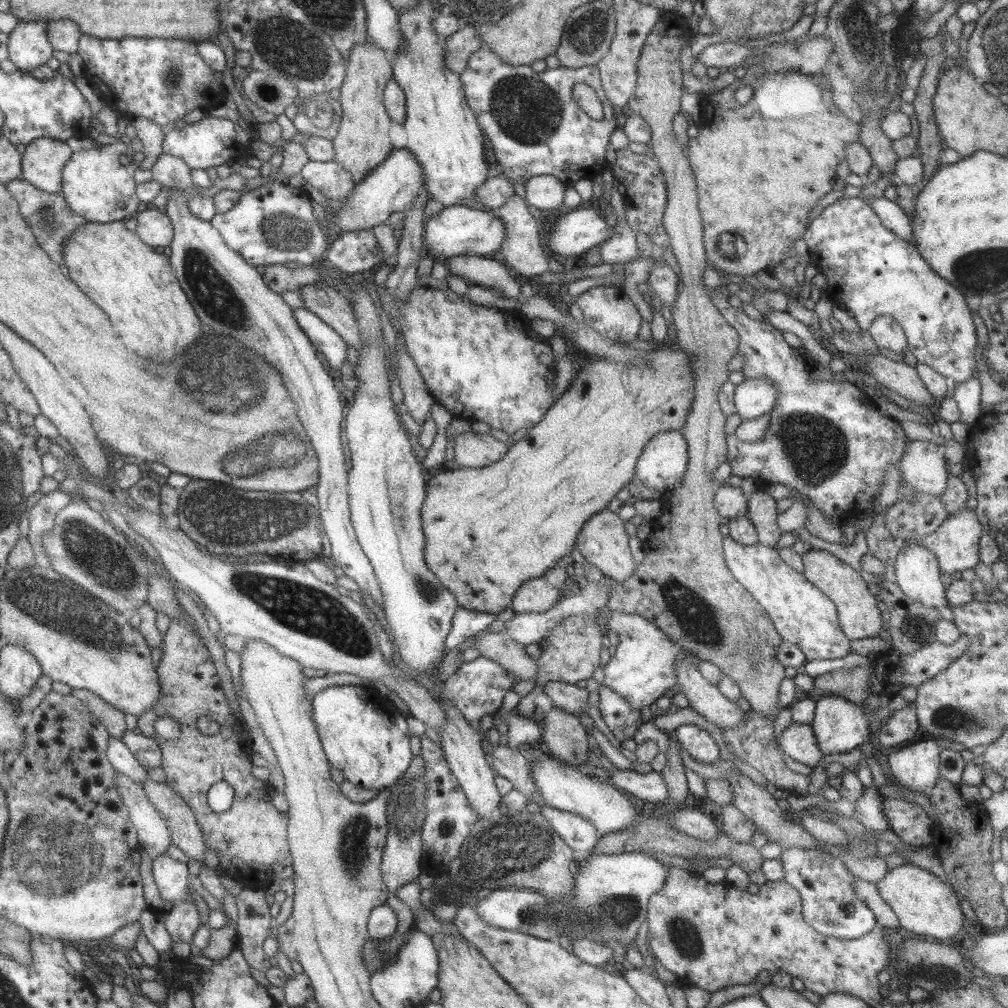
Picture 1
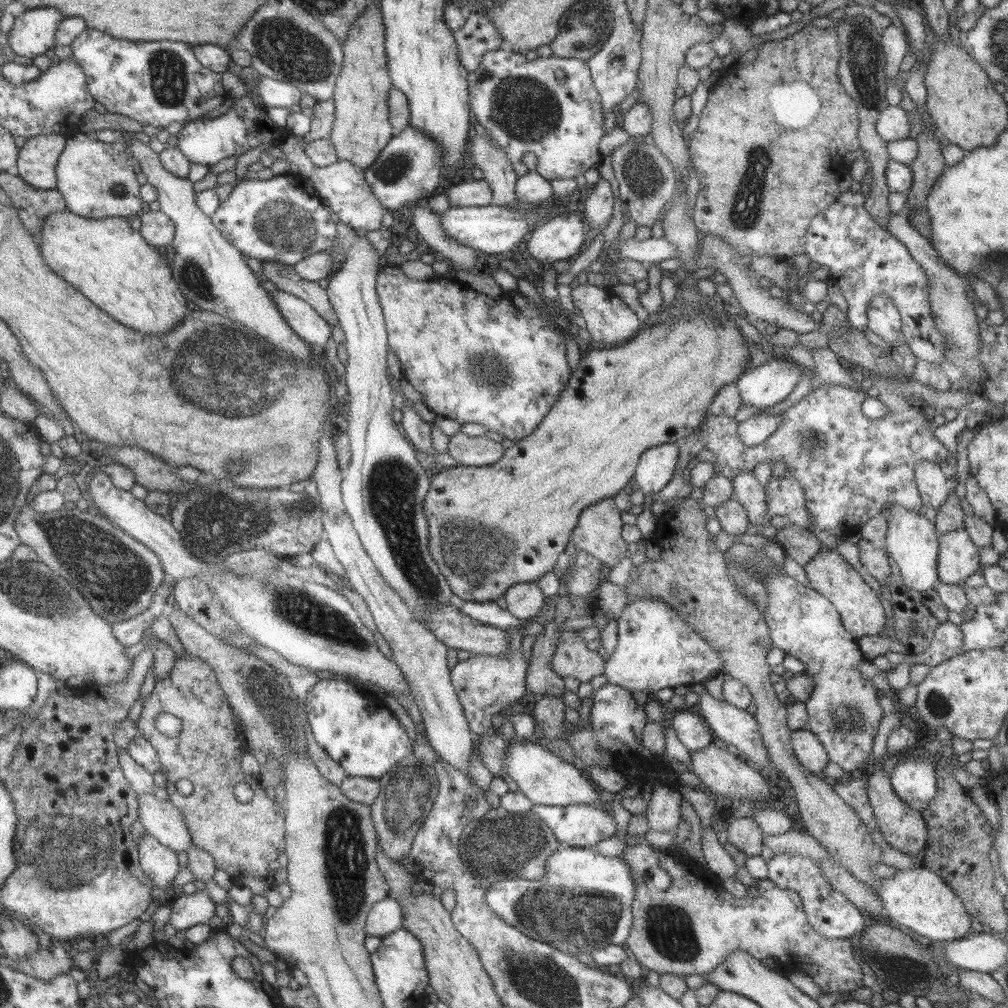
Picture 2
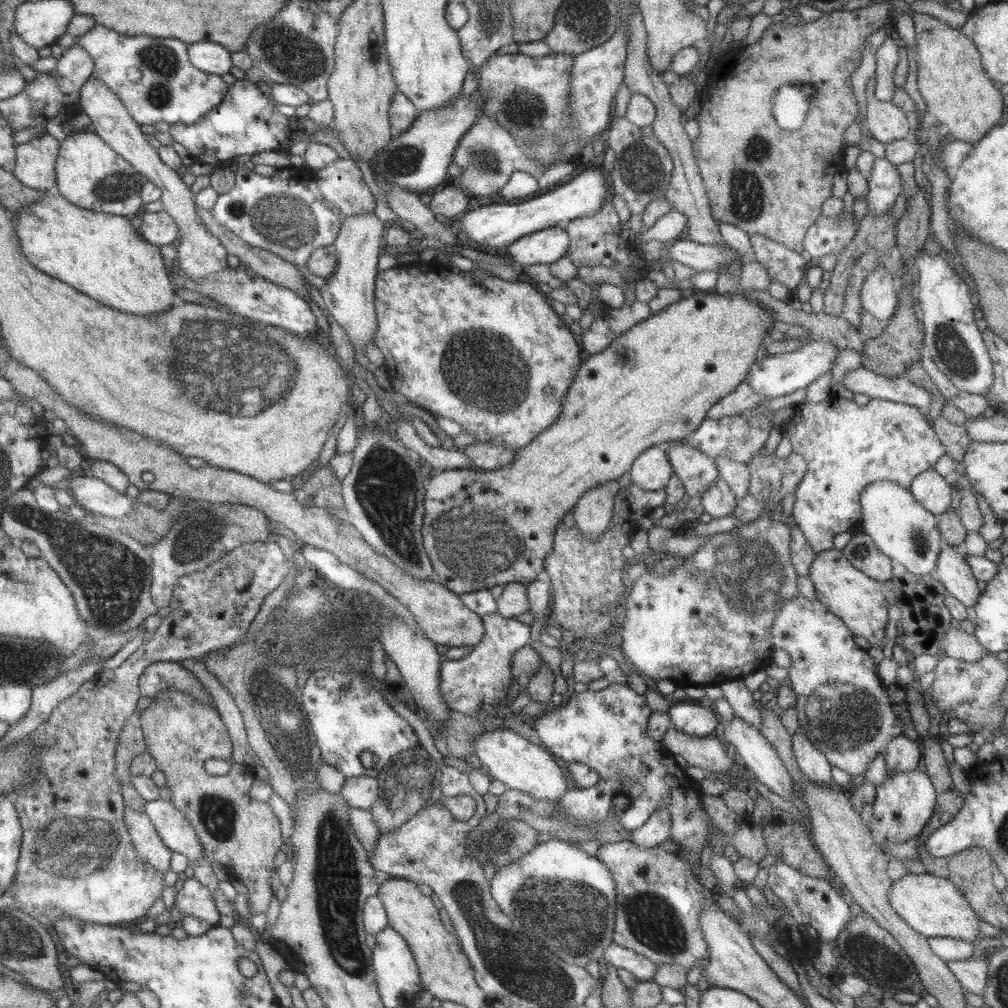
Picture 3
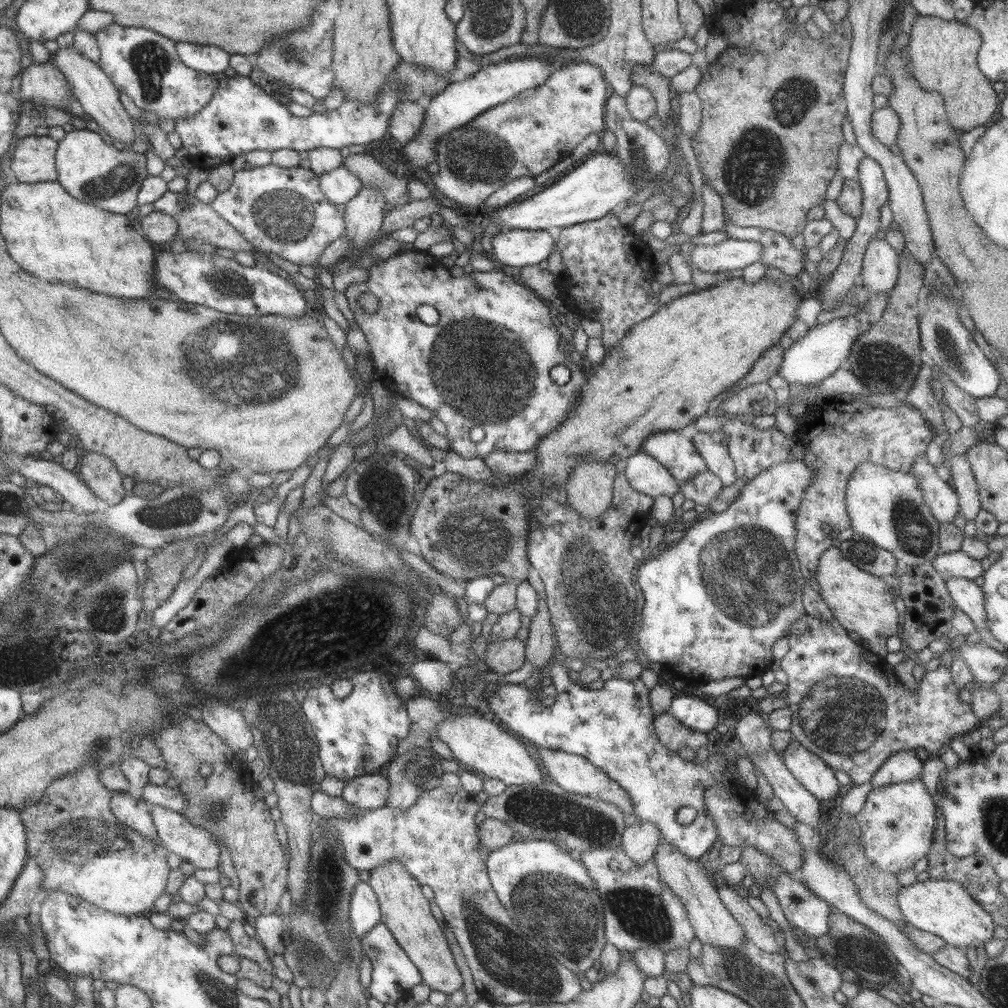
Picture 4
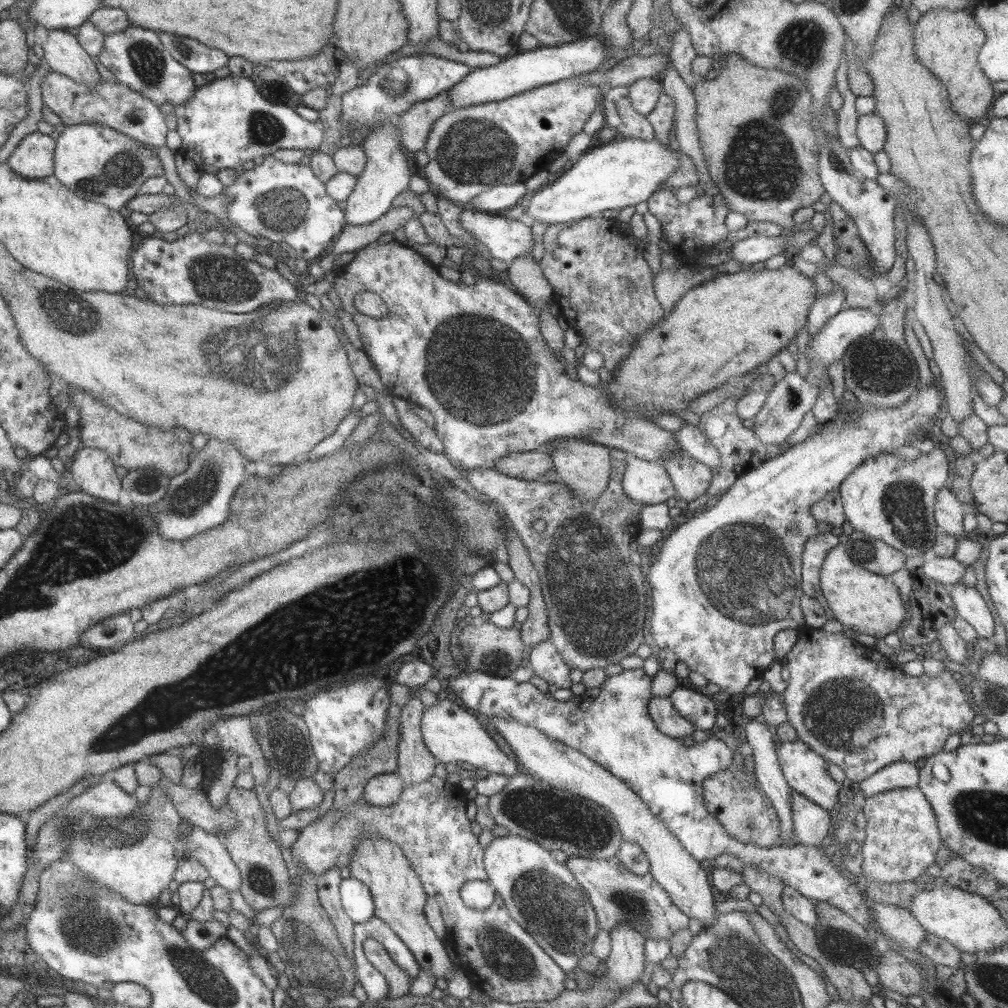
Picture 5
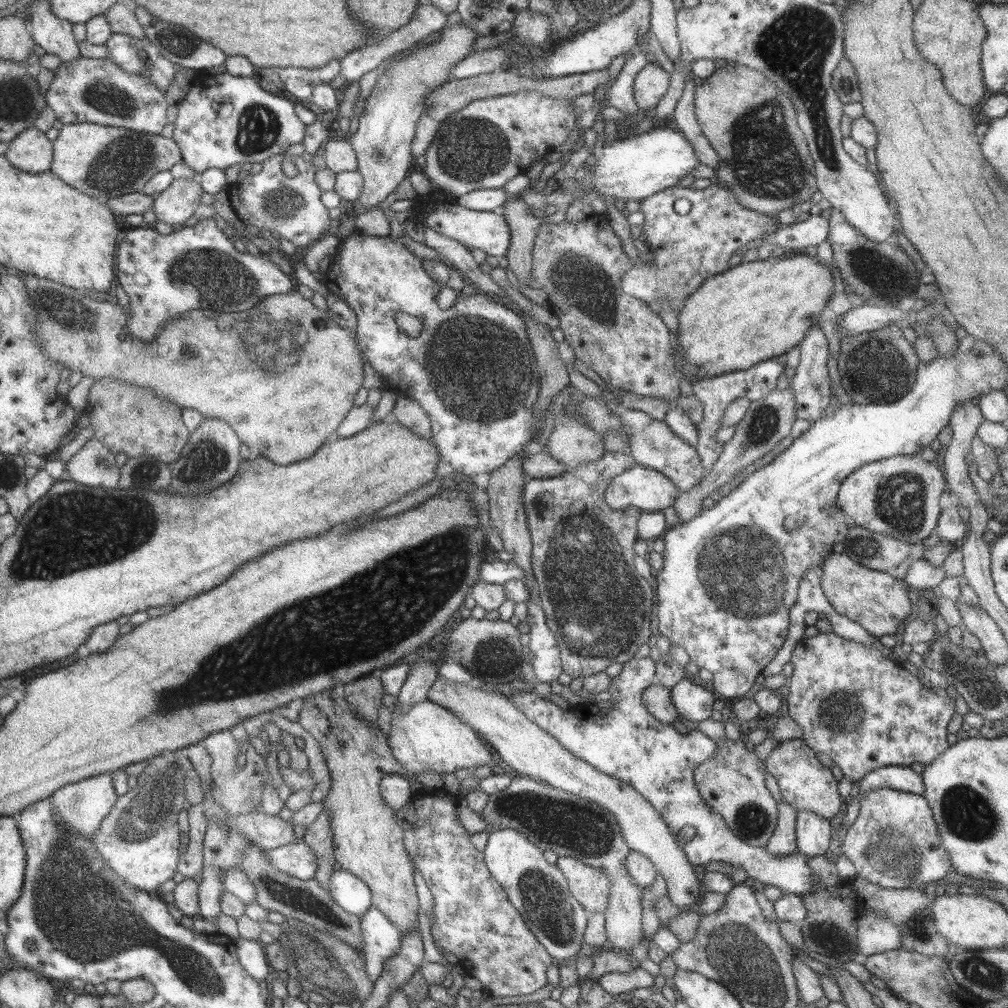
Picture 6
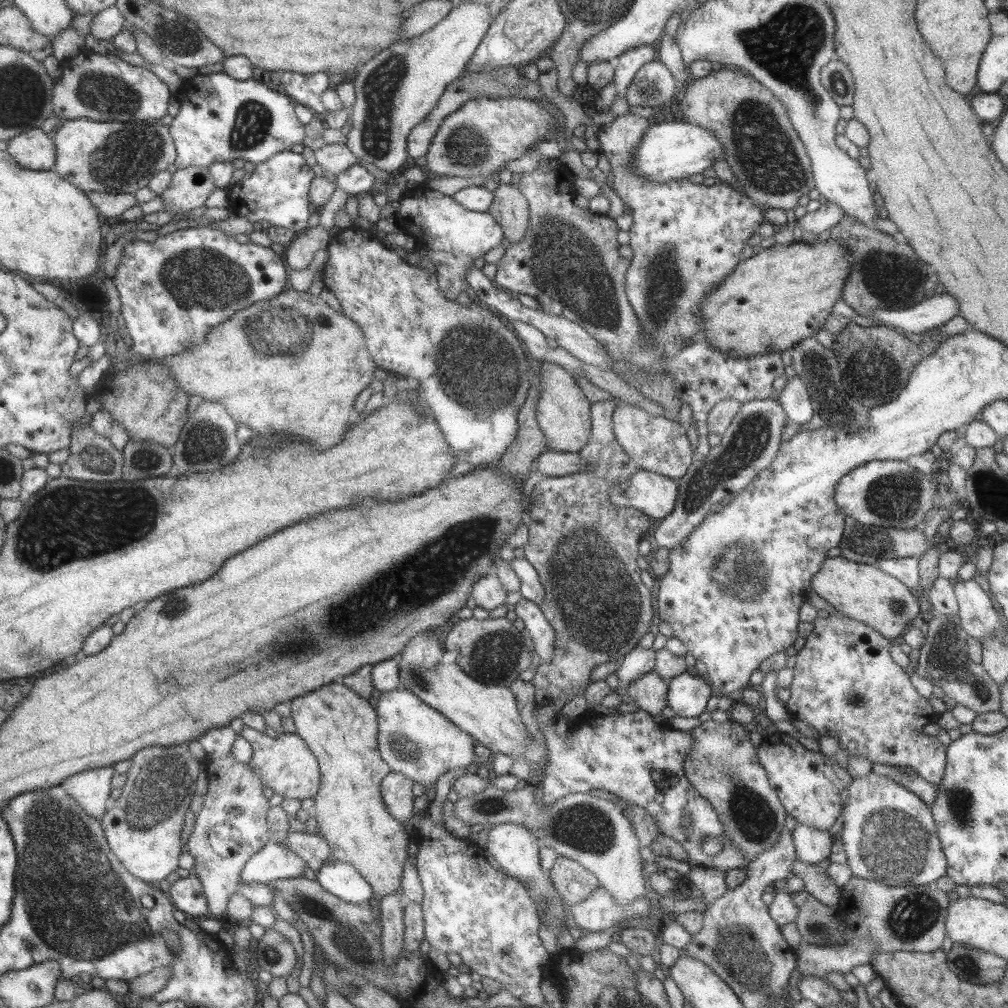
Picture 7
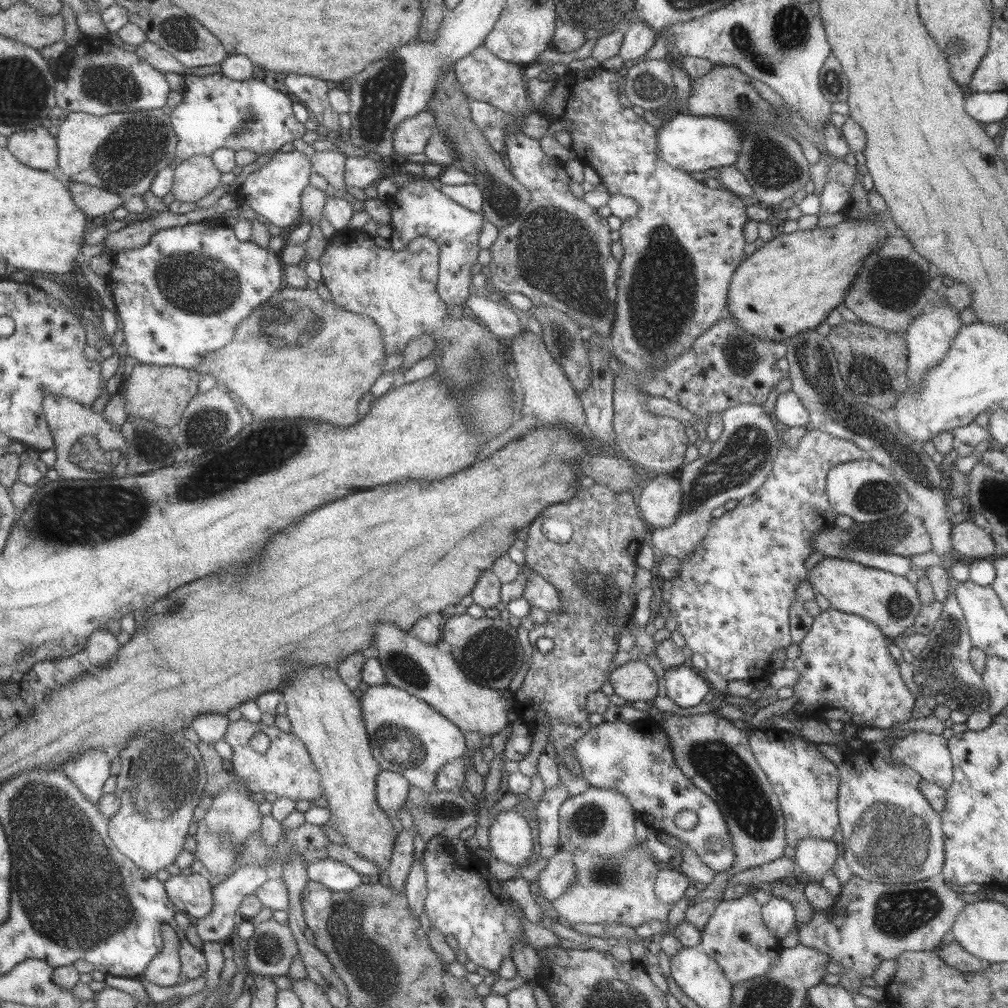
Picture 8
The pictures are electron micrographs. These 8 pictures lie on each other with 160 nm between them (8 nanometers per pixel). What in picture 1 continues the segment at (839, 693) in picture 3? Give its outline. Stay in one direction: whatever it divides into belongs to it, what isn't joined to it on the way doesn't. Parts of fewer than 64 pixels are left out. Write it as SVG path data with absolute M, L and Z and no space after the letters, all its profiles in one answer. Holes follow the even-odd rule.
M727 536L722 538L722 551L735 580L765 609L781 640L800 648L805 662L833 660L850 653L851 640L841 632L831 599L785 564L777 550L759 542L745 546ZM835 694L815 697L815 701L813 720L810 726L822 755L849 753L869 740L869 736L867 736L869 716L860 704Z

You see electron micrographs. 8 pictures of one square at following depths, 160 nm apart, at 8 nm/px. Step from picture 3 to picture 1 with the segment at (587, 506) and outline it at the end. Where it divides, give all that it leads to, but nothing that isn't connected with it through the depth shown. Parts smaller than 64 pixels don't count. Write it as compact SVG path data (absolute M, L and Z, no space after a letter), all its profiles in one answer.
M605 508L590 516L577 533L574 549L581 553L586 562L598 568L604 576L611 577L616 582L624 581L634 571L633 557L627 546L627 534L624 530L624 521L617 513Z

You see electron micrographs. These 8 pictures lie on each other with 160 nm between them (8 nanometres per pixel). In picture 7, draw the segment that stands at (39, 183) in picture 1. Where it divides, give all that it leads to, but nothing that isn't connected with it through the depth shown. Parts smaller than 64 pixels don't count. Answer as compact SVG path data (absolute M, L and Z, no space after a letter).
M30 128L7 142L6 151L23 168L34 171L51 170L55 166L56 150L53 139L41 128Z

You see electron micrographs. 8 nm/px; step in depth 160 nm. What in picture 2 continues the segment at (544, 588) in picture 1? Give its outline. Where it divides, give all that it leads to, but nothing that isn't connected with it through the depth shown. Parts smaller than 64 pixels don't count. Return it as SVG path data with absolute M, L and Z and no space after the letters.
M535 582L512 584L502 596L507 612L524 621L530 621L539 612L545 597Z

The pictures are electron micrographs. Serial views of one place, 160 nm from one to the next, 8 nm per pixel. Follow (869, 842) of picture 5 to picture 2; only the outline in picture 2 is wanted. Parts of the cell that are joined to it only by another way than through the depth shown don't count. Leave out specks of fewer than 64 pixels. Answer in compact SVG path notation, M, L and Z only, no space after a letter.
M918 757L898 762L889 774L891 789L903 805L921 813L935 797L937 757Z

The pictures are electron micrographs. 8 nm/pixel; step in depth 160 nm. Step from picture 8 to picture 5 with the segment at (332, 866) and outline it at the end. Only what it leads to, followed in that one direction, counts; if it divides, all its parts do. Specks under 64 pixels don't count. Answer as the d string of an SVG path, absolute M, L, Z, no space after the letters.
M343 878L338 886L344 913L354 922L362 923L374 915L374 904L369 889L355 878Z

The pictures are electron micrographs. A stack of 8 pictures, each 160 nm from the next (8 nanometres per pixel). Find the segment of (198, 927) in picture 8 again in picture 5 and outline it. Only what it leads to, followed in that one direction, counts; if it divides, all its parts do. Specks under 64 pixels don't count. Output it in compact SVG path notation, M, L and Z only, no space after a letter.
M432 775L430 778L423 780L423 782L417 782L417 784L409 784L407 788L401 792L399 796L399 801L395 802L395 804L387 806L387 807L377 807L372 806L361 799L351 807L347 807L345 811L333 811L330 809L325 813L325 815L321 816L310 816L308 819L308 825L304 826L302 829L298 831L298 835L295 841L290 845L290 853L292 860L297 865L297 872L300 873L311 873L313 876L319 876L323 872L329 870L329 868L343 868L347 866L347 862L349 862L349 858L351 858L352 850L356 845L356 842L360 839L360 836L363 833L375 833L380 837L386 838L387 840L393 841L395 844L398 844L401 847L401 850L404 852L403 856L411 869L415 872L415 875L418 877L419 882L421 883L422 889L424 890L426 896L429 896L436 900L439 908L440 915L442 916L442 920L444 921L444 927L446 928L445 936L449 939L449 942L453 945L453 950L459 954L459 967L462 970L463 974L468 978L471 982L472 986L477 988L483 994L486 994L491 999L496 1000L497 1002L506 1003L506 1004L516 1004L516 1003L525 1003L525 1002L545 1002L555 998L562 990L563 990L563 979L568 975L561 968L559 968L554 962L553 959L531 938L531 935L524 929L519 926L519 923L515 922L508 913L506 906L504 905L504 900L499 896L495 895L493 902L483 911L476 911L468 906L465 906L465 903L461 900L459 889L461 885L467 880L481 880L488 881L486 873L484 872L483 865L483 856L484 856L484 848L481 848L481 845L477 843L477 837L473 835L471 831L471 826L469 825L470 821L465 817L466 813L466 792L463 791L459 784L451 784L451 782L447 782L445 778L436 777Z

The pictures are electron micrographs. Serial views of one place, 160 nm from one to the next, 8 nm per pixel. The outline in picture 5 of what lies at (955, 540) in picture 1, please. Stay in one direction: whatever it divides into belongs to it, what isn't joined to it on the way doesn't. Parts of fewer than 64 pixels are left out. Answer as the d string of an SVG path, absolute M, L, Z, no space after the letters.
M955 583L948 587L958 617L974 628L978 641L993 636L993 616L975 587Z

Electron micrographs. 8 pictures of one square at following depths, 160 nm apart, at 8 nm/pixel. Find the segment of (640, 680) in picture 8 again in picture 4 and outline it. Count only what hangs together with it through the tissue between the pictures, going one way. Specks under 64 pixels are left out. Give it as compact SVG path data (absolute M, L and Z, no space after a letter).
M669 709L657 713L652 717L654 732L659 744L665 748L677 752L681 748L687 748L696 752L707 743L706 734L691 730L675 720Z

